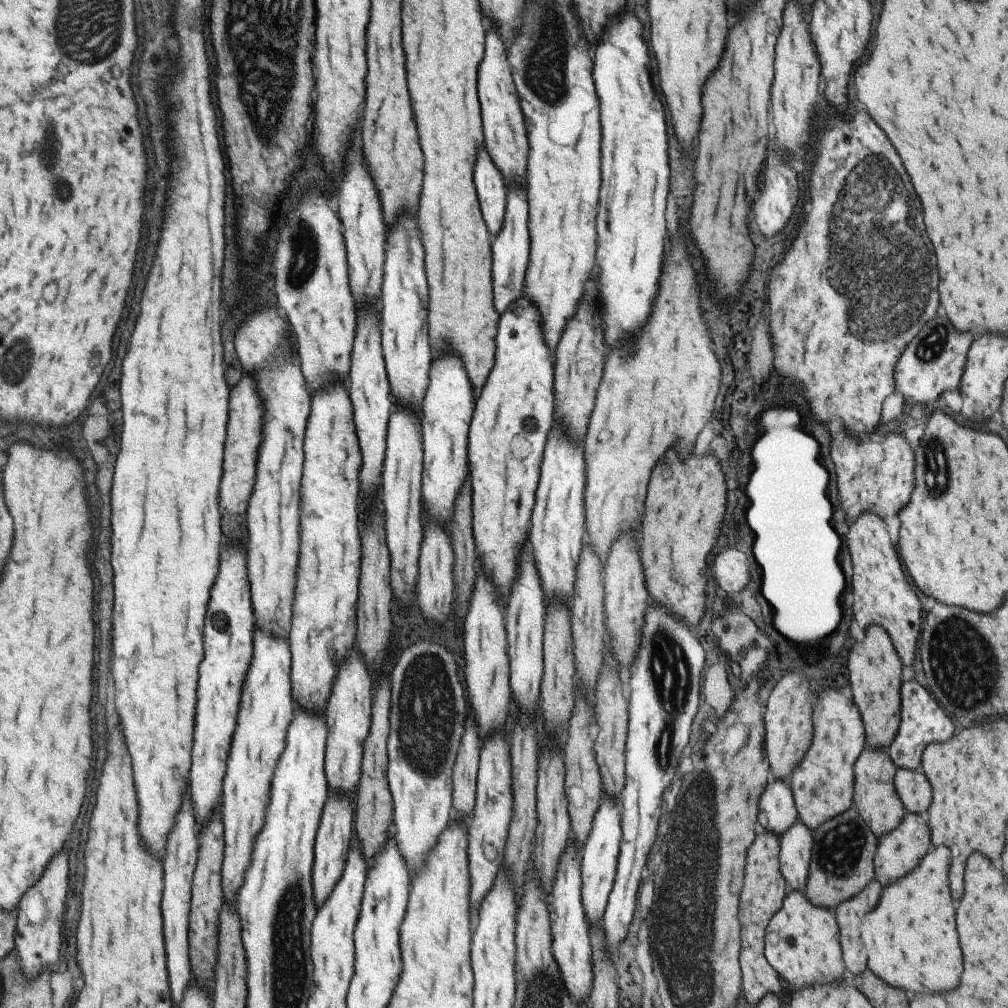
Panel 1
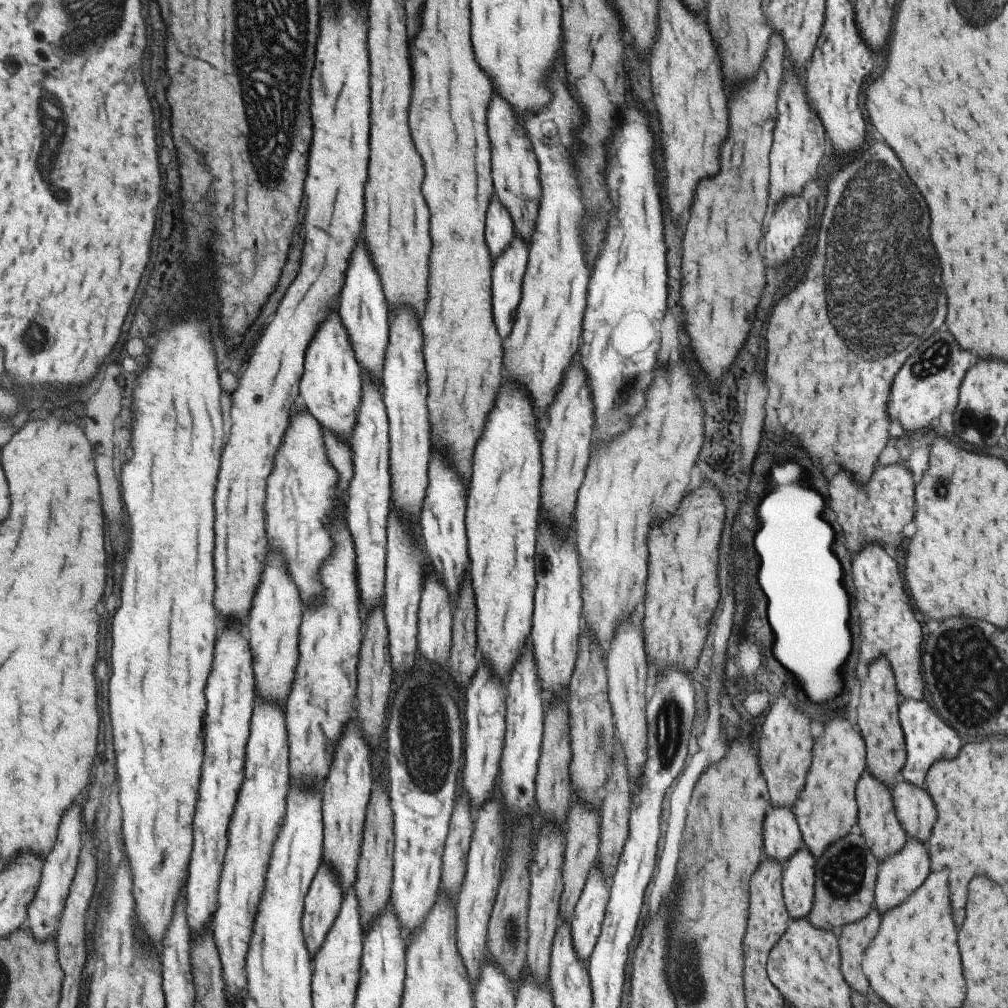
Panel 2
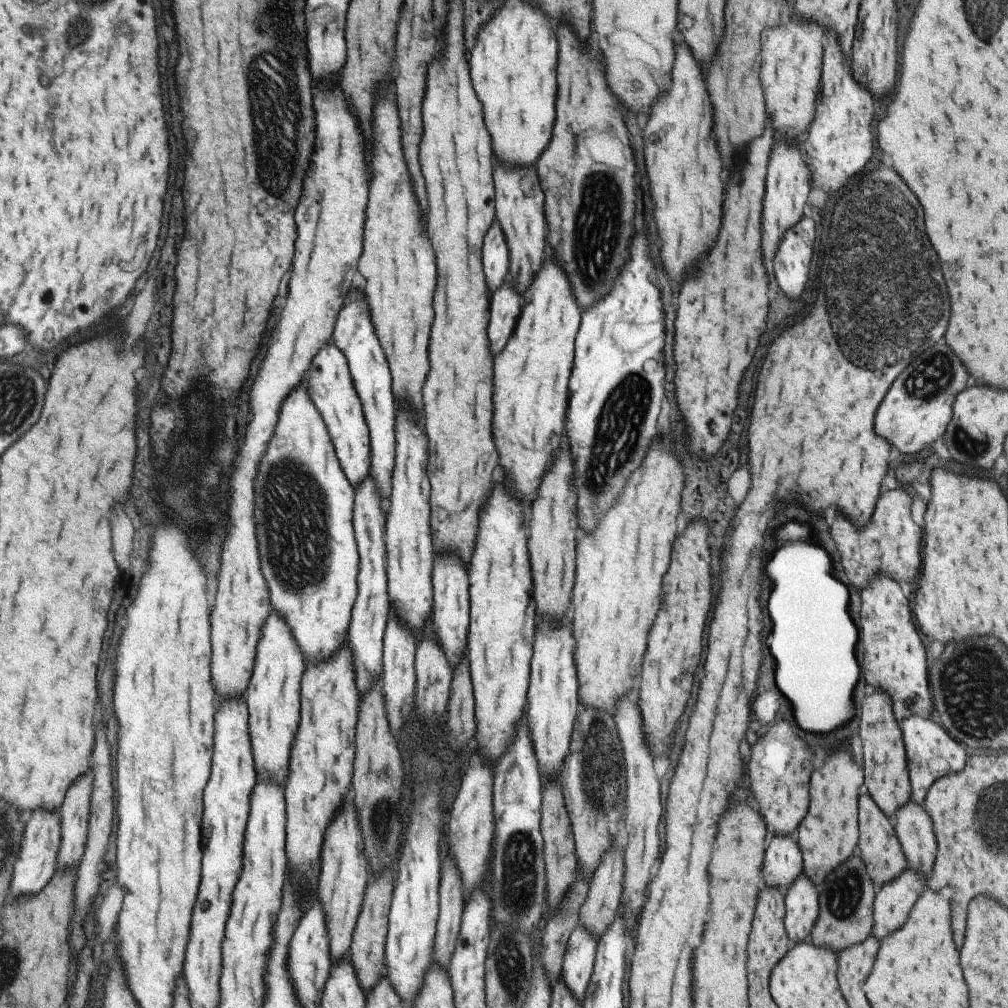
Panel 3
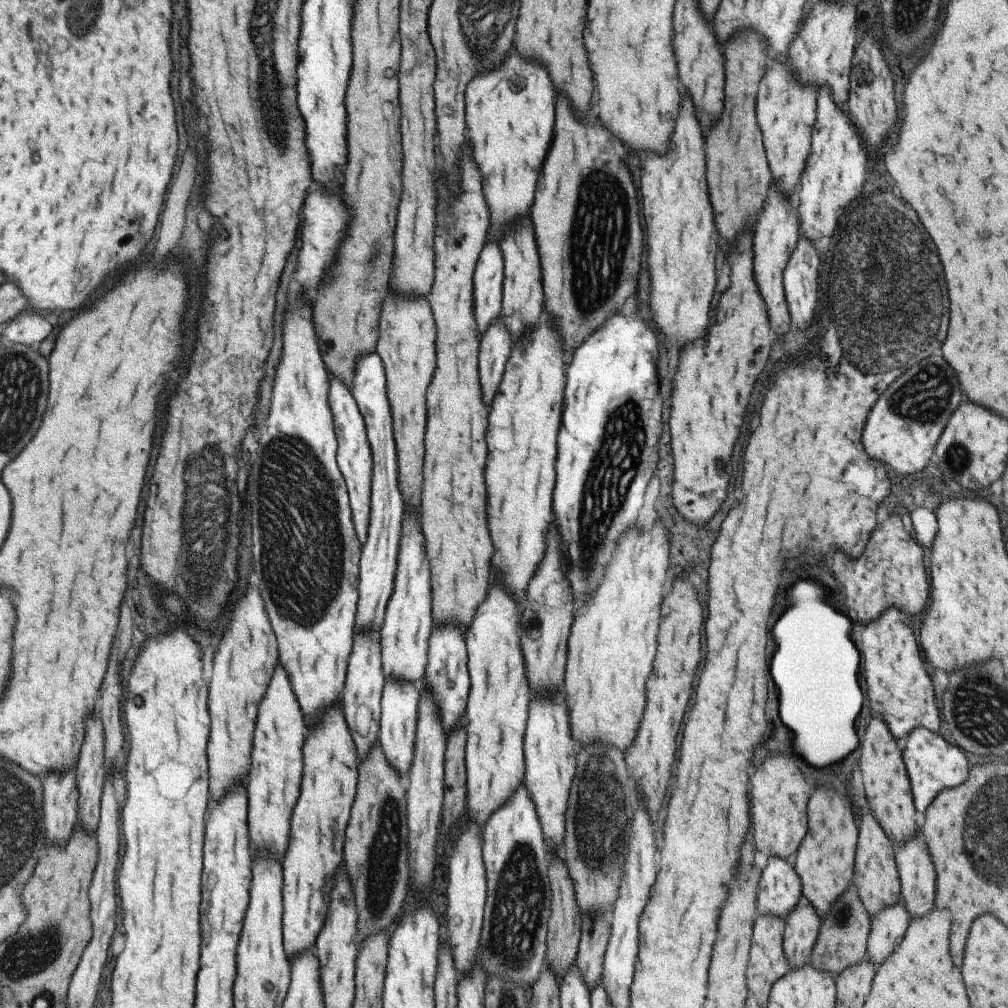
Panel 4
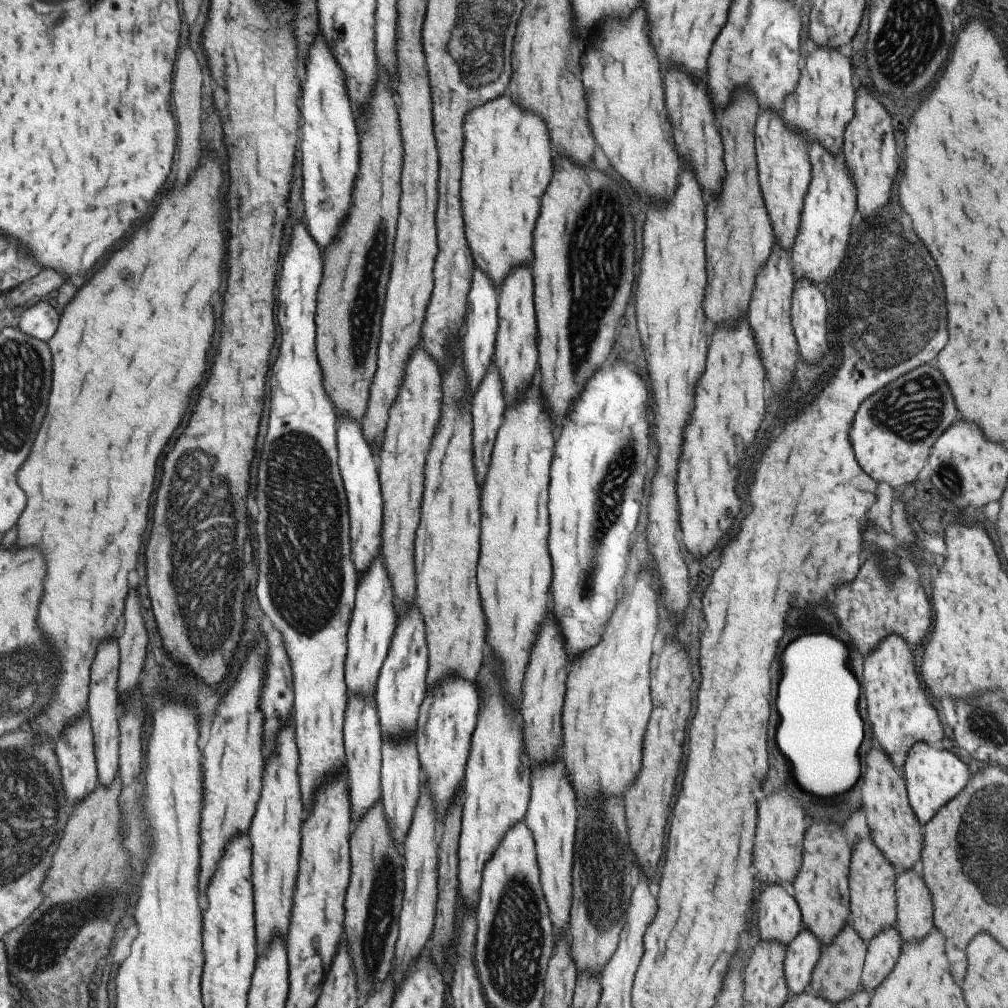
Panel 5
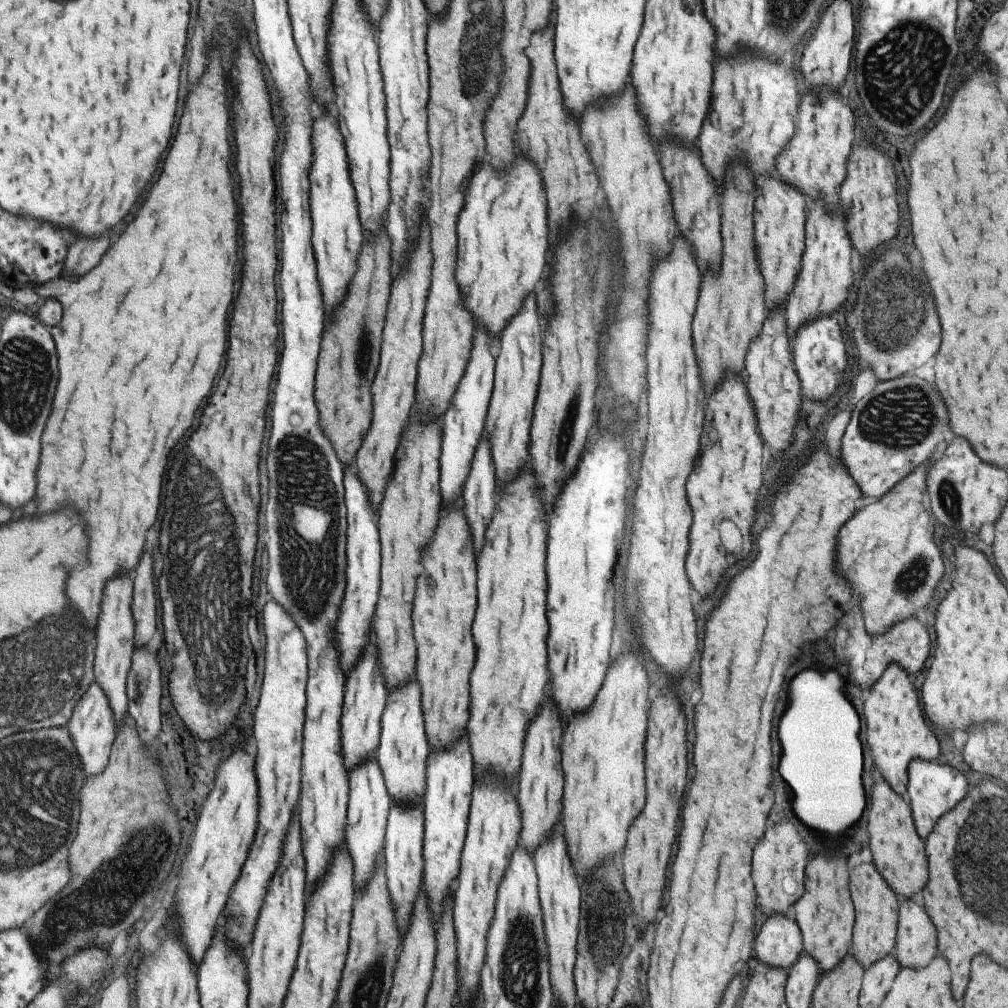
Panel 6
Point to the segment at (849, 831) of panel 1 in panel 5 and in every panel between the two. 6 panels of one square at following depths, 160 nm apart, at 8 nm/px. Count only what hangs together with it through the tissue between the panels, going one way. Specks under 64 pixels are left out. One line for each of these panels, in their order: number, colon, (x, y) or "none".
2: (843, 894)
3: (844, 920)
4: (841, 941)
5: (835, 977)

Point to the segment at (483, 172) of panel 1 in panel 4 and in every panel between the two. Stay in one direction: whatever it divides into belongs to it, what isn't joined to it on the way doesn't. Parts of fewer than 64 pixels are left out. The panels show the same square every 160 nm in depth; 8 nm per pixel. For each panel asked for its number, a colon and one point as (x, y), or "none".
2: (498, 232)
3: (494, 252)
4: (487, 278)

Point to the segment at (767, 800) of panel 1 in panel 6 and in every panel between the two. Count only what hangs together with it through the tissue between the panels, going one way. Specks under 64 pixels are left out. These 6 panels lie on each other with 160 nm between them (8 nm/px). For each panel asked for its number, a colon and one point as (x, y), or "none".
2: (781, 838)
3: (782, 864)
4: (778, 892)
5: (778, 918)
6: (778, 944)

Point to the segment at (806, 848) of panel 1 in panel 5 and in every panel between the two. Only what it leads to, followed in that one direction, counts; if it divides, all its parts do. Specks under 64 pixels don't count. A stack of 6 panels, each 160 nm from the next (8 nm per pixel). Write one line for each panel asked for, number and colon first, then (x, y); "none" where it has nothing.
2: (798, 872)
3: (800, 898)
4: (801, 927)
5: (801, 954)

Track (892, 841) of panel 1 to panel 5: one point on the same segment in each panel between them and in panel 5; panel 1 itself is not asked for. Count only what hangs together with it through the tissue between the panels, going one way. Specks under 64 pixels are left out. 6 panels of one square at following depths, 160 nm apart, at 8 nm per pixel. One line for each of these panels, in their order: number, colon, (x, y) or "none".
2: (897, 876)
3: (892, 902)
4: (887, 928)
5: (882, 951)

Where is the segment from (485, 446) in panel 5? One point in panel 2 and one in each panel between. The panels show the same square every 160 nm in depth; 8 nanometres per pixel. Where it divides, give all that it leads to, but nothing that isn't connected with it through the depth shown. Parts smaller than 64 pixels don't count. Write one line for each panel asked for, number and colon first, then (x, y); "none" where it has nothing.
2: (508, 267)
3: (504, 306)
4: (495, 345)

